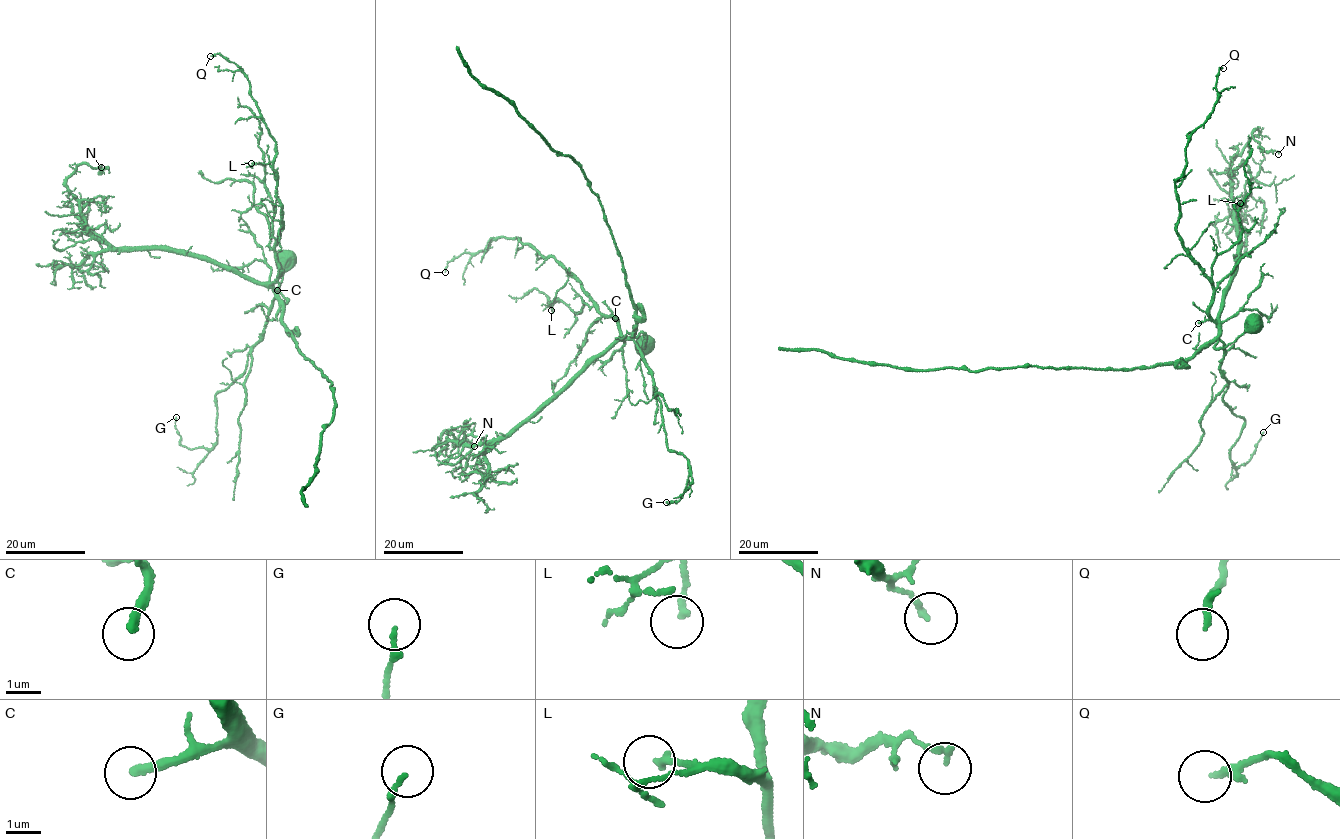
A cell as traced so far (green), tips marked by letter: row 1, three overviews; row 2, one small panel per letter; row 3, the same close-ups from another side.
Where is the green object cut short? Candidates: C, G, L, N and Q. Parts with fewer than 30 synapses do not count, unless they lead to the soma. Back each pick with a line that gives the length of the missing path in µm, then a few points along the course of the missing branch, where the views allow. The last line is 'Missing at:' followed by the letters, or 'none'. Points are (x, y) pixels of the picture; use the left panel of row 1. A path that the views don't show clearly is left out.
Missing at: none

